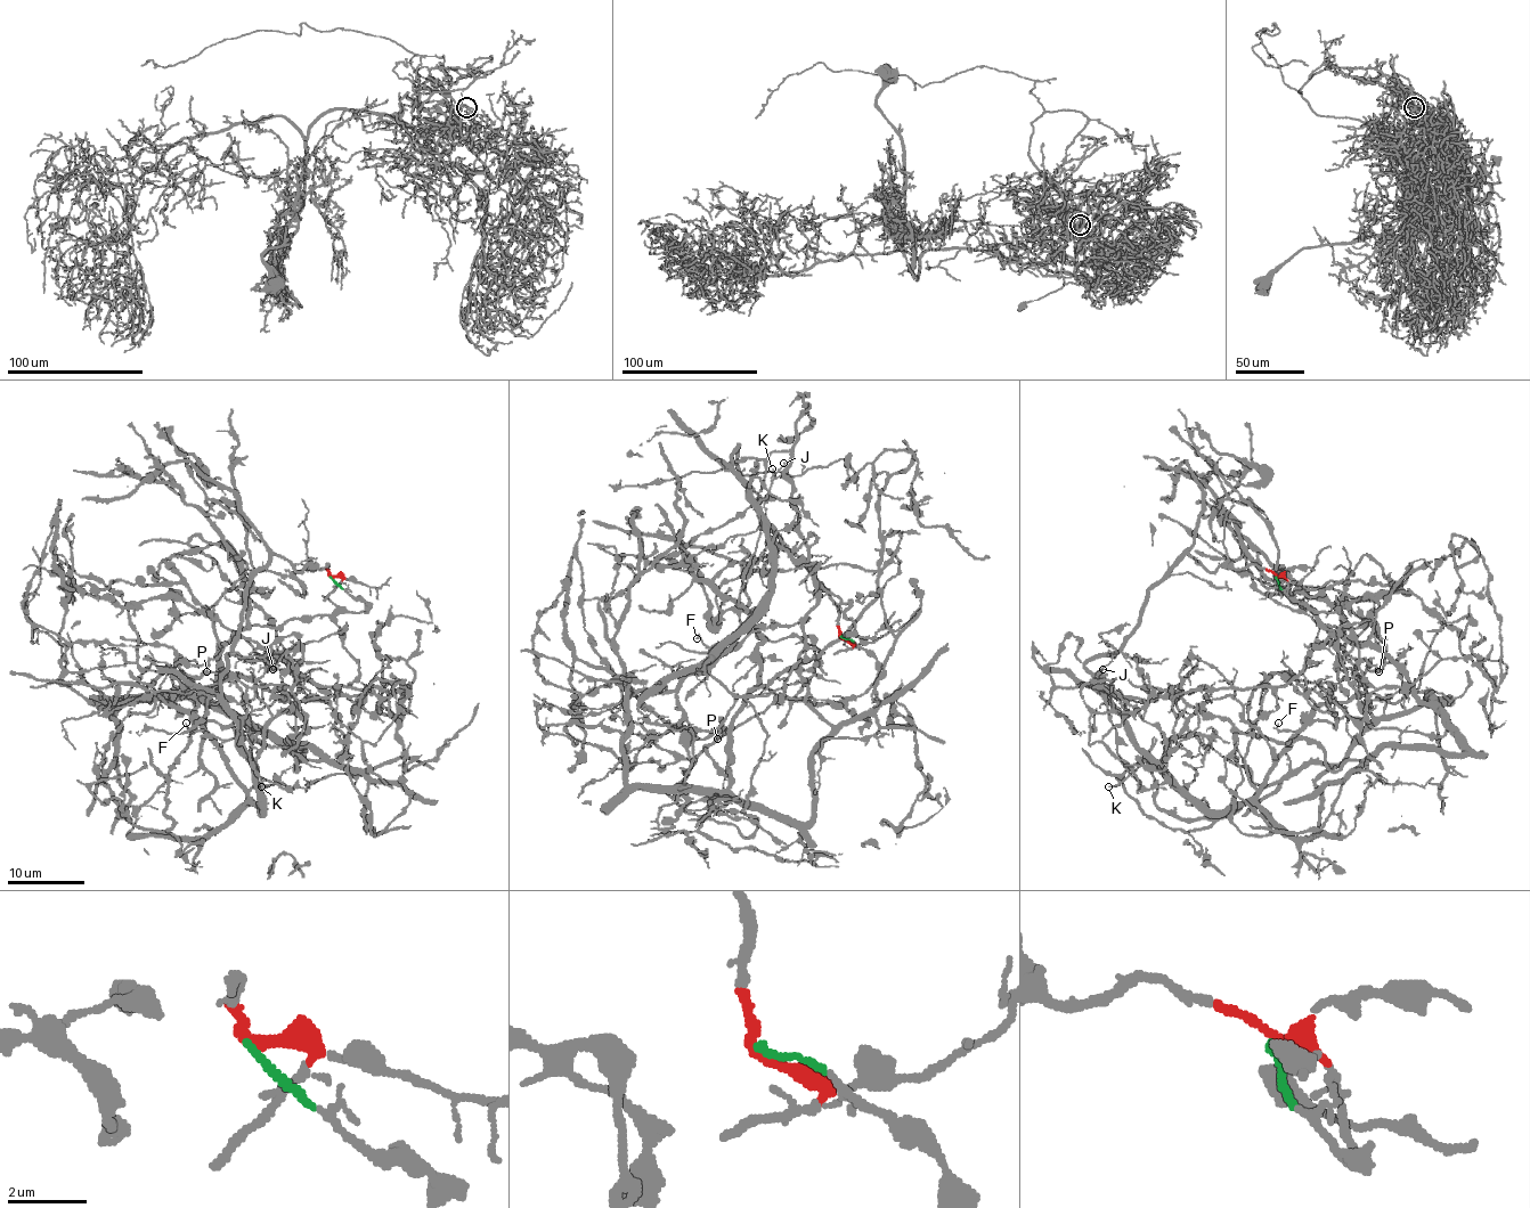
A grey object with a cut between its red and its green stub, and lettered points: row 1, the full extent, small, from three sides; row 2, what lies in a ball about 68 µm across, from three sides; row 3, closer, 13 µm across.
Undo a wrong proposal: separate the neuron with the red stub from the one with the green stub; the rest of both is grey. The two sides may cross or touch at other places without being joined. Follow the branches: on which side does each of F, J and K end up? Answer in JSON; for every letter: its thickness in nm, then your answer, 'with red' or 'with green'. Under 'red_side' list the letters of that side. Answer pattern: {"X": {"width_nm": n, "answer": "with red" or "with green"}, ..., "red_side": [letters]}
{"F": {"width_nm": 130, "answer": "with red"}, "J": {"width_nm": 110, "answer": "with red"}, "K": {"width_nm": 120, "answer": "with red"}, "red_side": ["F", "J", "K"]}

